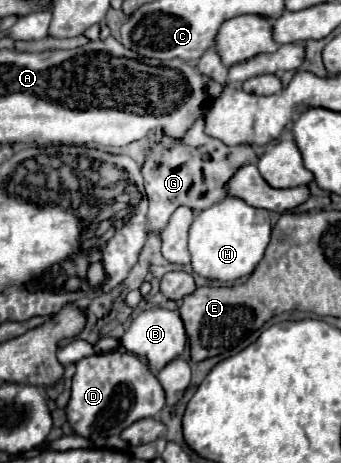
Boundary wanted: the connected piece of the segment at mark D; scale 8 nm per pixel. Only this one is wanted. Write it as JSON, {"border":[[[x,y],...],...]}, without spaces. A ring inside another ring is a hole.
{"border":[[[130,352],[90,354],[76,362],[76,374],[72,376],[70,402],[66,406],[66,418],[74,434],[96,440],[118,436],[126,426],[142,418],[154,418],[164,408],[164,392],[156,376],[150,374],[146,364]]]}

